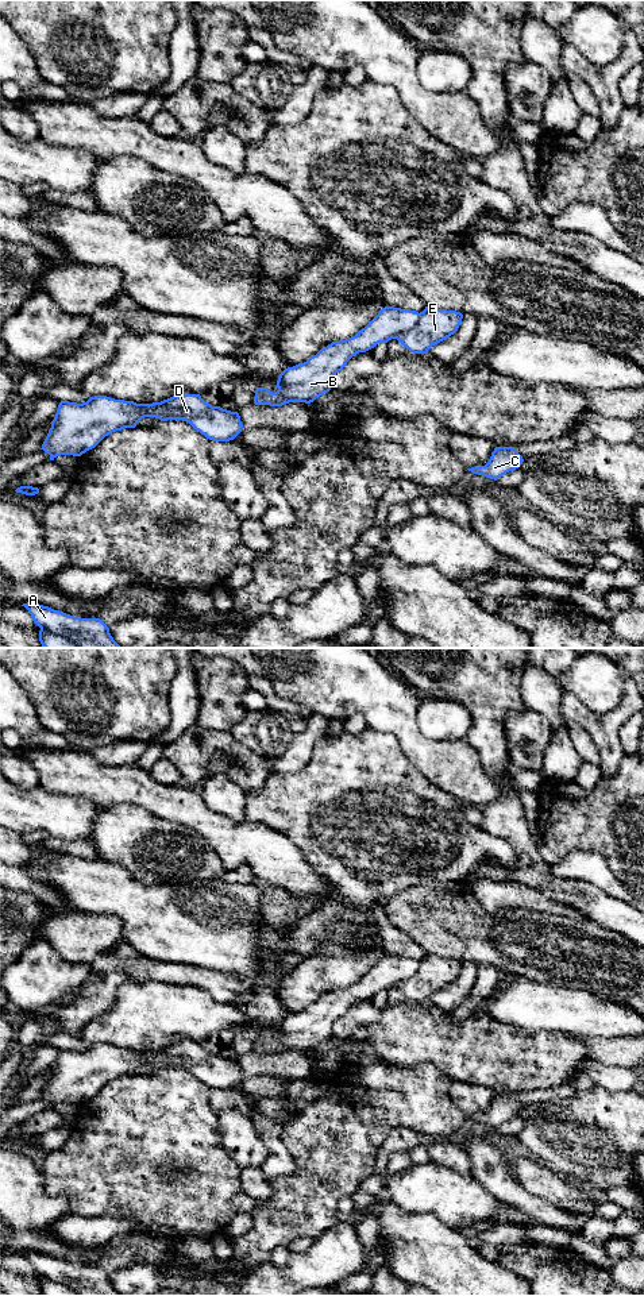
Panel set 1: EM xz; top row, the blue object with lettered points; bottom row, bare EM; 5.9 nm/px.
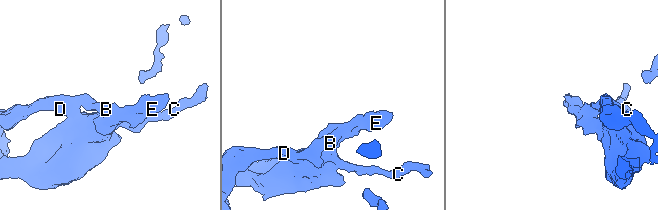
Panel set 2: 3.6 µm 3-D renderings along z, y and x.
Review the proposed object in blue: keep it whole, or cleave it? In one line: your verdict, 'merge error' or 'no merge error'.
merge error

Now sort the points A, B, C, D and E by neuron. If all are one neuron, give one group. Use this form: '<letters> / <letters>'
A B D / C E

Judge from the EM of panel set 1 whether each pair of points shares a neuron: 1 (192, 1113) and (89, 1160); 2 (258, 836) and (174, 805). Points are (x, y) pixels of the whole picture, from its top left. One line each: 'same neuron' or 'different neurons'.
1: same neuron
2: same neuron

